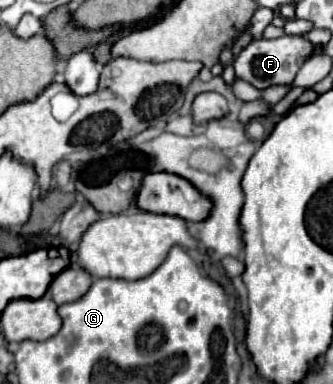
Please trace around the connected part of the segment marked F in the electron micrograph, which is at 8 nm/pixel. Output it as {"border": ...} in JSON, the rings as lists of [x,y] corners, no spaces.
{"border":[[[282,35],[278,39],[254,39],[236,57],[234,71],[238,79],[244,79],[258,89],[270,85],[290,85],[302,63],[312,55],[312,51],[314,51],[312,43],[304,41],[298,35]]]}

